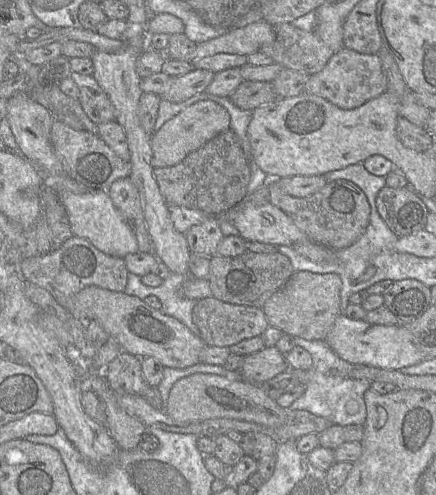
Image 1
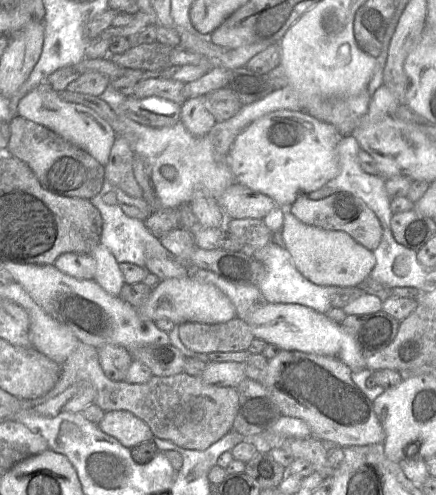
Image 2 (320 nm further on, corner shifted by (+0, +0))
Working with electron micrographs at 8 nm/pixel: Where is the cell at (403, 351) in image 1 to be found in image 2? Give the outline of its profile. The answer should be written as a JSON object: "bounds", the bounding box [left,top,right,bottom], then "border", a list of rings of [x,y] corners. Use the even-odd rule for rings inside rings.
{"bounds":[245,301,366,372],"border":[[[263,301],[250,311],[245,322],[254,337],[264,340],[267,344],[276,345],[280,350],[335,357],[347,365],[352,372],[366,369],[363,351],[354,338],[340,324],[307,306]]]}

